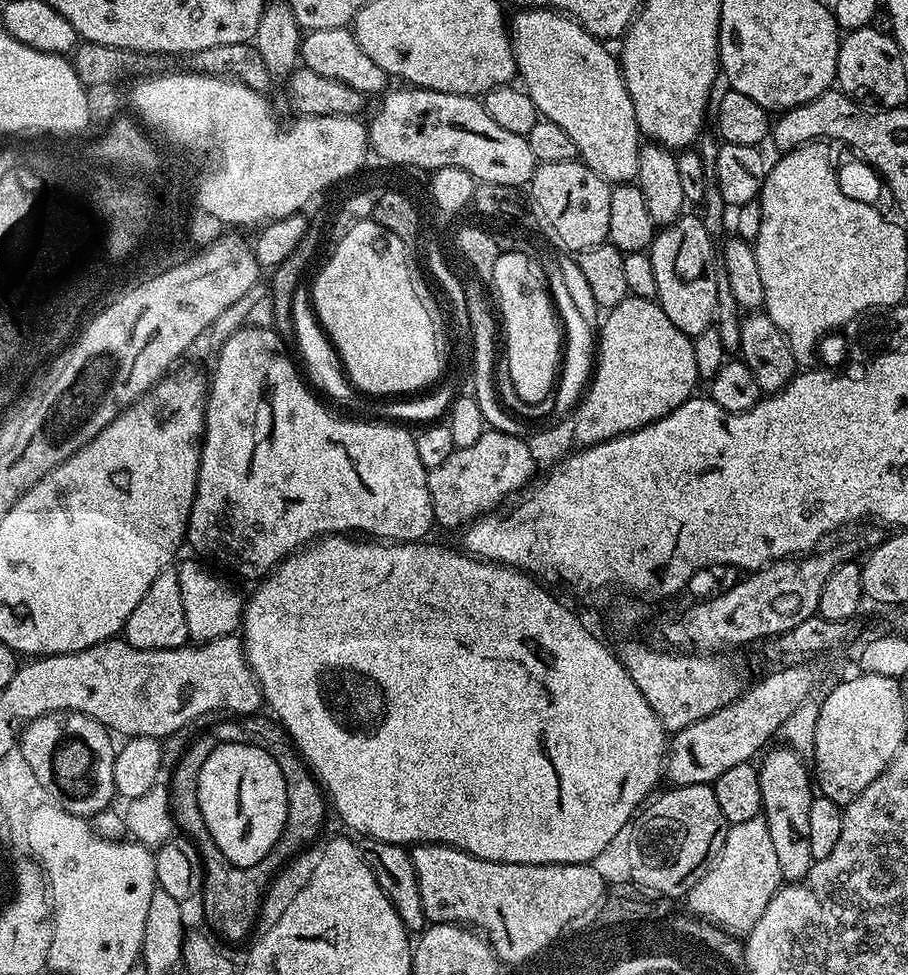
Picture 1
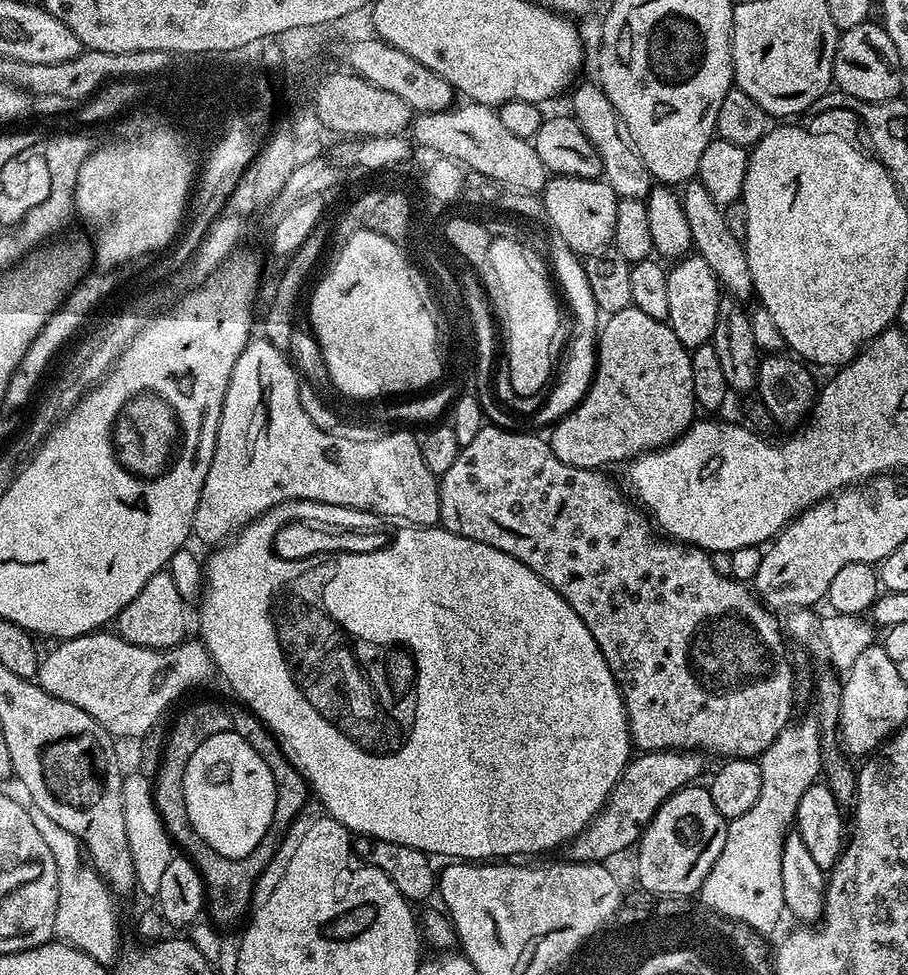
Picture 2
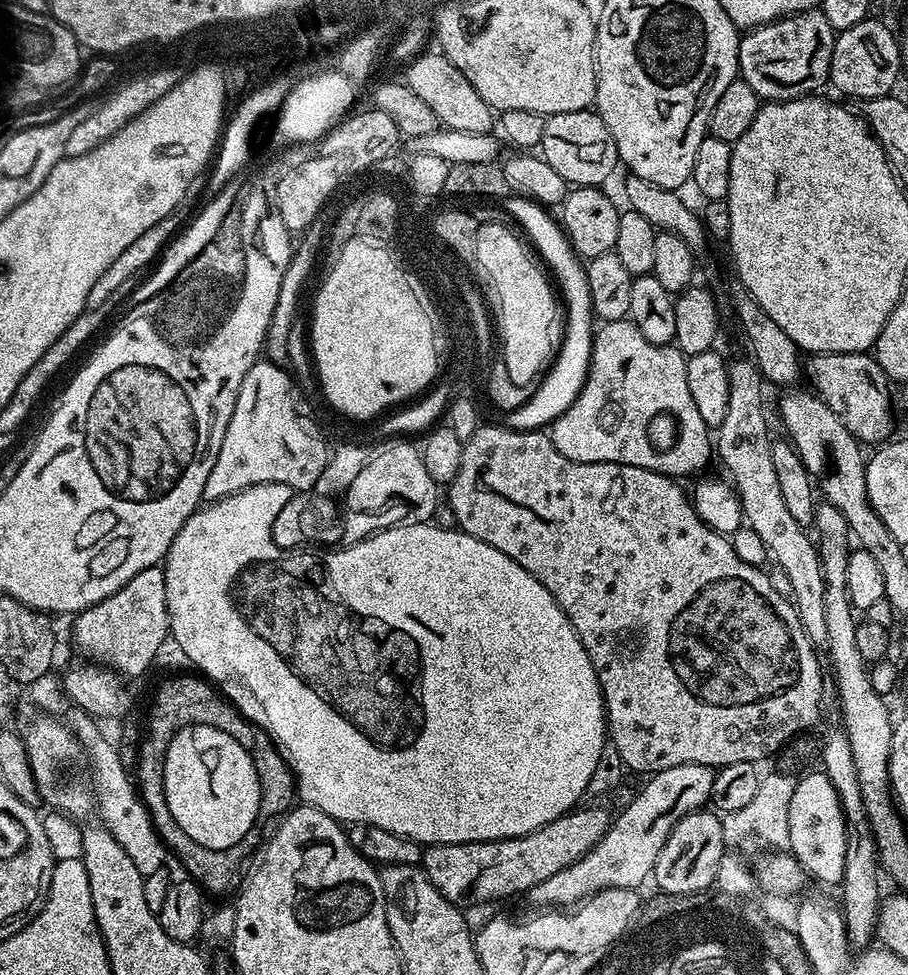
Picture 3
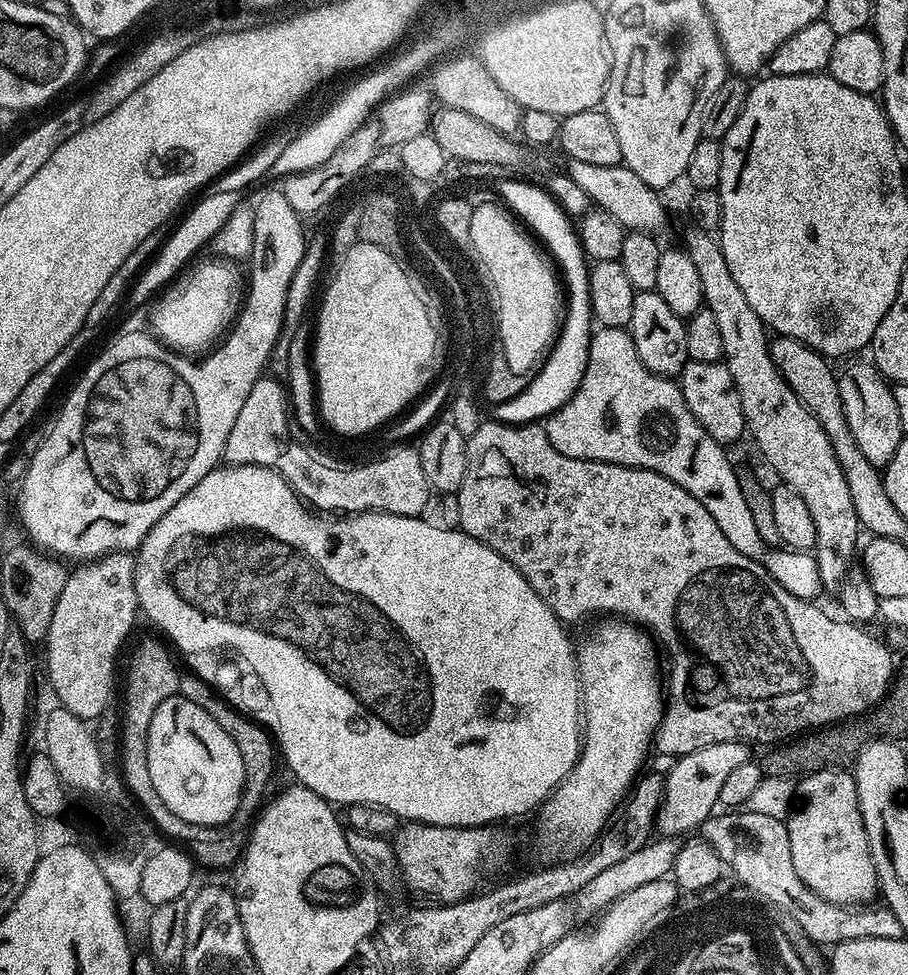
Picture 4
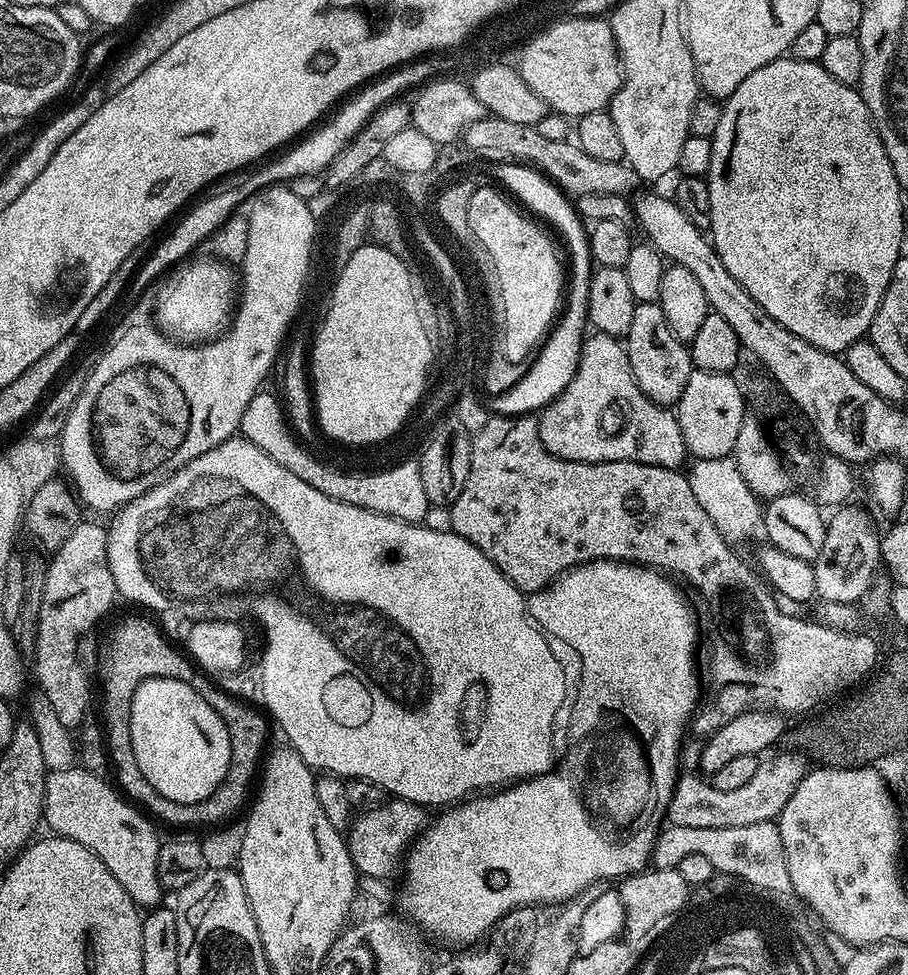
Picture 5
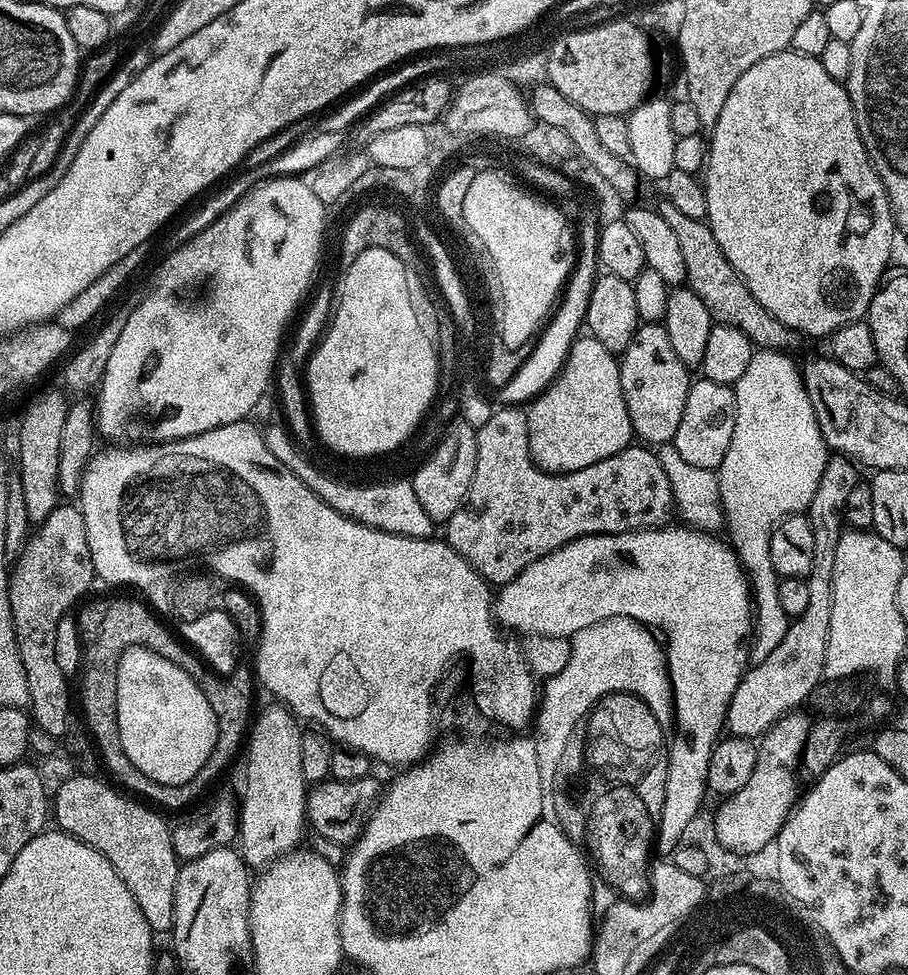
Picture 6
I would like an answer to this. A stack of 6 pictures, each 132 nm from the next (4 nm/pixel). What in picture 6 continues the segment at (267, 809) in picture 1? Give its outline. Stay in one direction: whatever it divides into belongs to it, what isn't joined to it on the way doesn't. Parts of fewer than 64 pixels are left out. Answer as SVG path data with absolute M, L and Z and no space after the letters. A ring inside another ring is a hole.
M141 647L128 648L120 655L116 672L118 734L122 738L122 750L126 750L126 758L130 758L130 762L134 762L134 766L138 766L138 770L142 770L142 774L154 782L190 782L198 770L206 766L206 758L210 758L218 738L218 722L214 718L214 710L210 710L210 702L206 702L201 681L186 674L186 670L162 658L154 650Z

